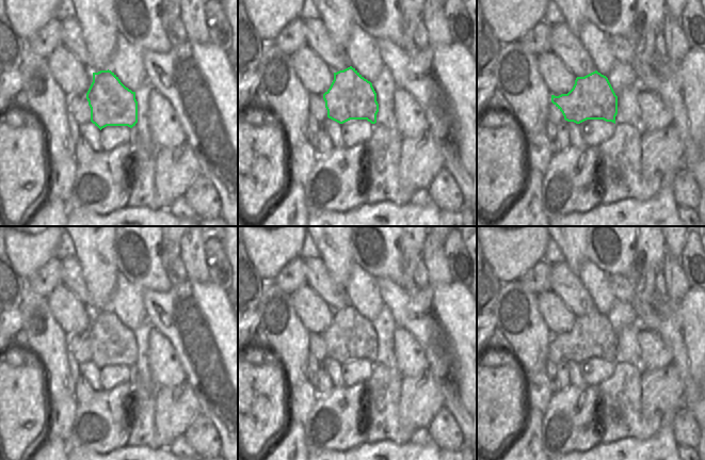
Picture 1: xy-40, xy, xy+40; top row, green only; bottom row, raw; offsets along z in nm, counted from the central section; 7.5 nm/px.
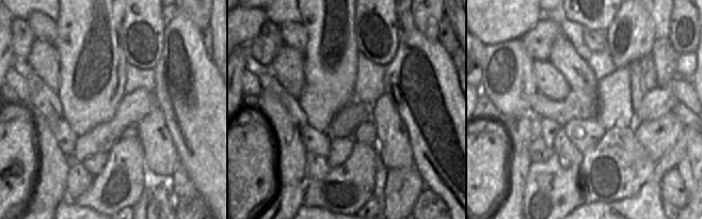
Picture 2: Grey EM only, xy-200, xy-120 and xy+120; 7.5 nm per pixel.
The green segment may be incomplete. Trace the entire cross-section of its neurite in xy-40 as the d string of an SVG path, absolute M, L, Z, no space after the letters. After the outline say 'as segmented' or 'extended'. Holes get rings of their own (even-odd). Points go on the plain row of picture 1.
M111 310L93 312L93 321L86 332L91 347L91 361L100 369L107 365L128 365L132 367L138 362L138 340L135 331L126 327Z; as segmented

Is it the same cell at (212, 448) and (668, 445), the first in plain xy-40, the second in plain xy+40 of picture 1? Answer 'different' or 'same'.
different

